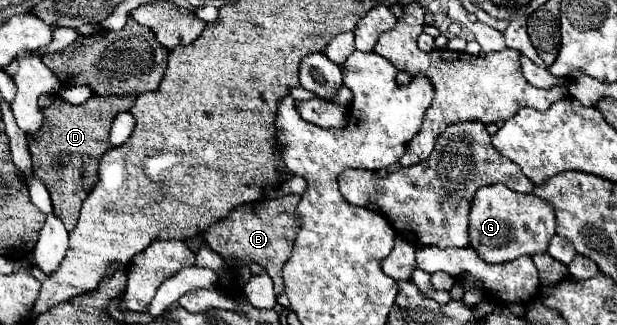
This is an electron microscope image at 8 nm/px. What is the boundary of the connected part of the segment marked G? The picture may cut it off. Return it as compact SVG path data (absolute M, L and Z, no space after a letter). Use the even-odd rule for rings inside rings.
M491 184L477 190L475 198L471 200L469 210L469 246L479 254L485 262L511 262L519 256L533 256L539 252L545 252L549 246L549 240L555 236L555 218L553 210L545 200L537 200L533 194L517 194L509 190L503 184Z

